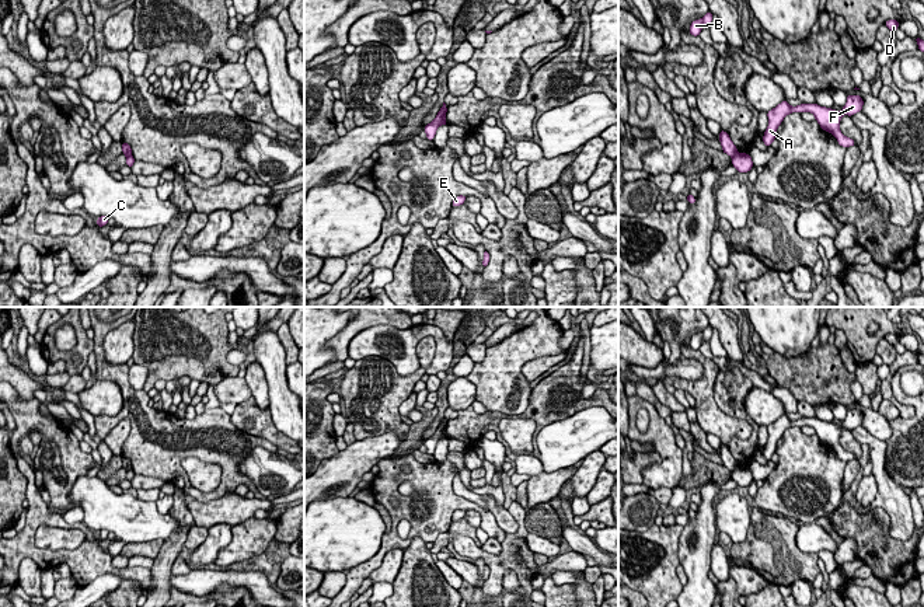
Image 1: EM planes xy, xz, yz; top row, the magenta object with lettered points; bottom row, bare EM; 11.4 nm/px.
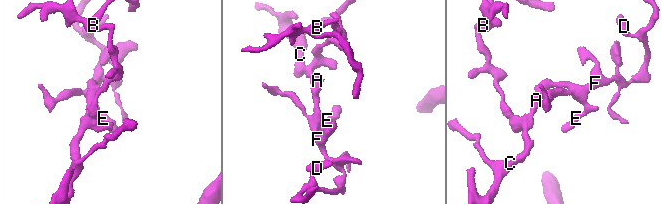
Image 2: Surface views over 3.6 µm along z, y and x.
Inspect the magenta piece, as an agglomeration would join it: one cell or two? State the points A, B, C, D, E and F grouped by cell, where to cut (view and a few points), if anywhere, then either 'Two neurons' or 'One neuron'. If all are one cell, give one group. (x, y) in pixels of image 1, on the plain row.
Groups: A C D E F / B. Split along yz (736, 466), (732, 471). Two neurons

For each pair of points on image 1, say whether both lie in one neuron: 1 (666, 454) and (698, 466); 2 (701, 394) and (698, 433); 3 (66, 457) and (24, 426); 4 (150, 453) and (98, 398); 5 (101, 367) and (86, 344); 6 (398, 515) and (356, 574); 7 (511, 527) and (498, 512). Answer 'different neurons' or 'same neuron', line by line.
1: different neurons
2: different neurons
3: same neuron
4: different neurons
5: different neurons
6: same neuron
7: same neuron

